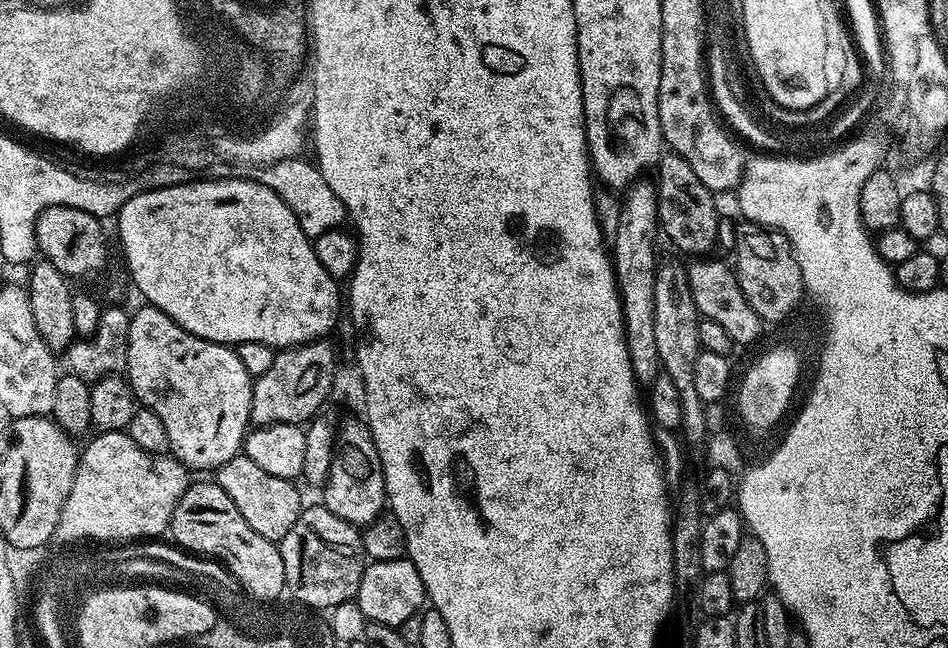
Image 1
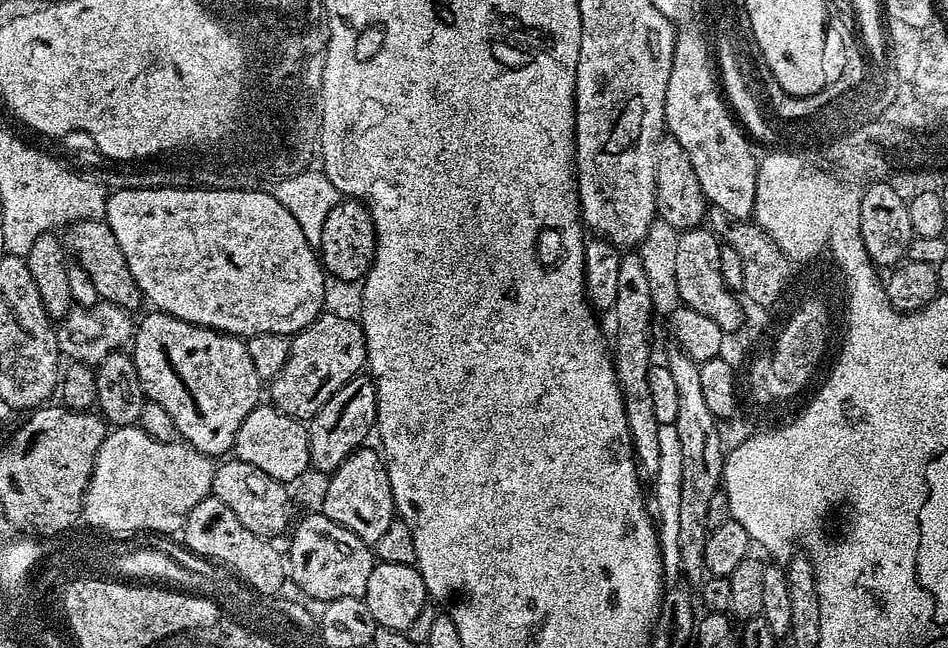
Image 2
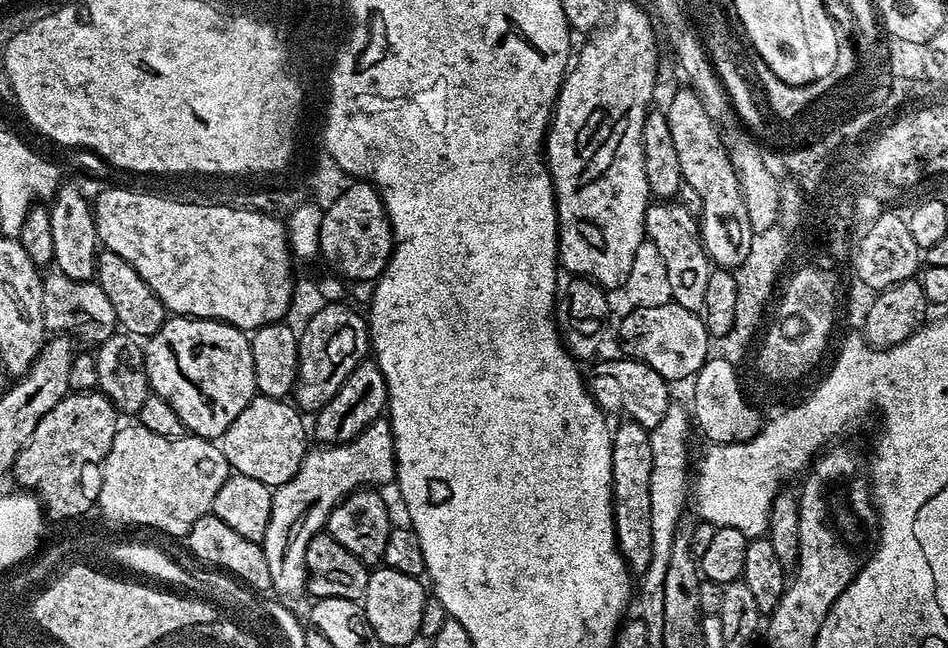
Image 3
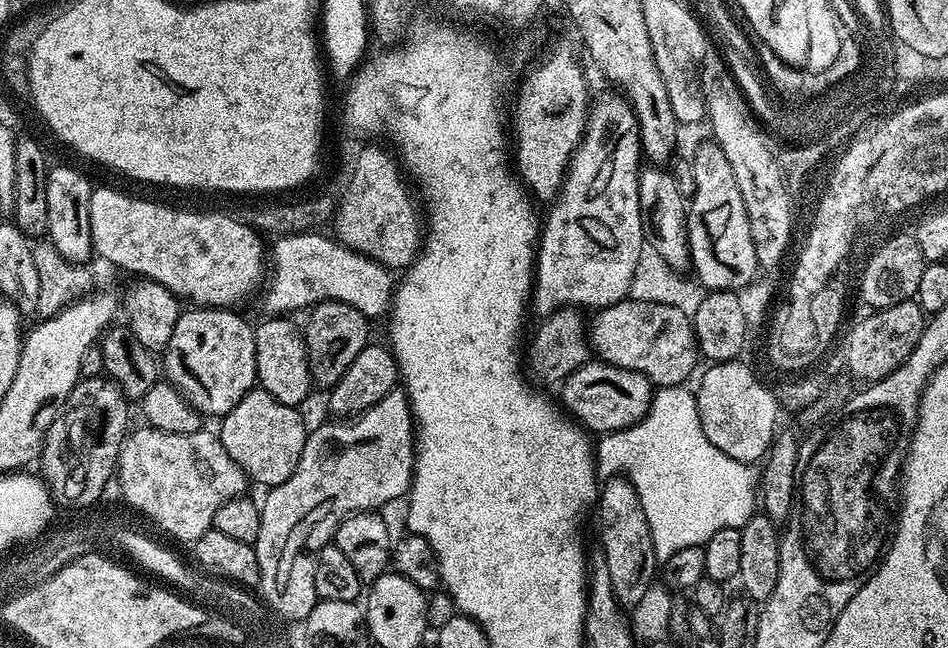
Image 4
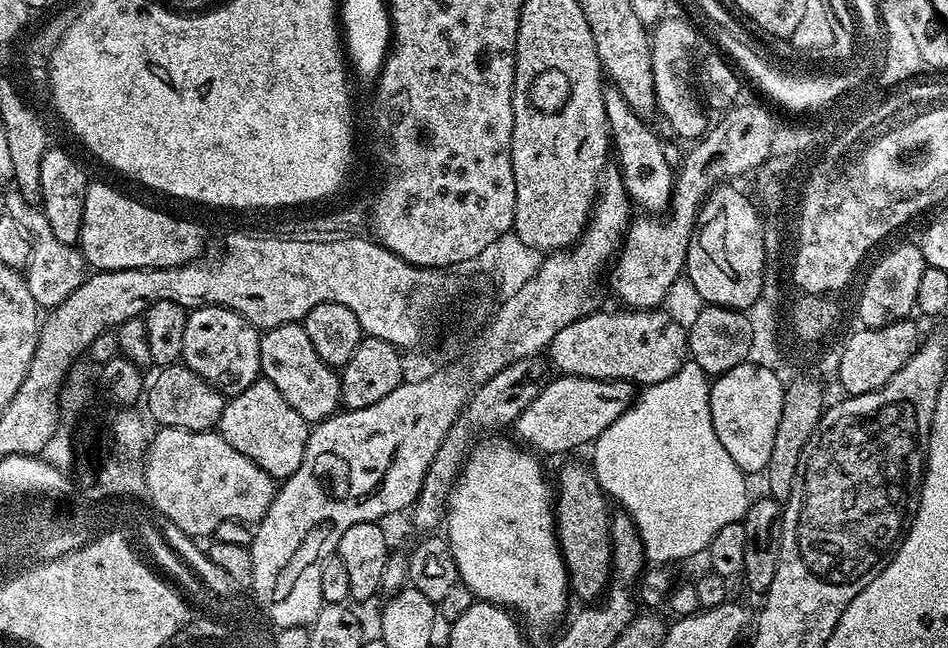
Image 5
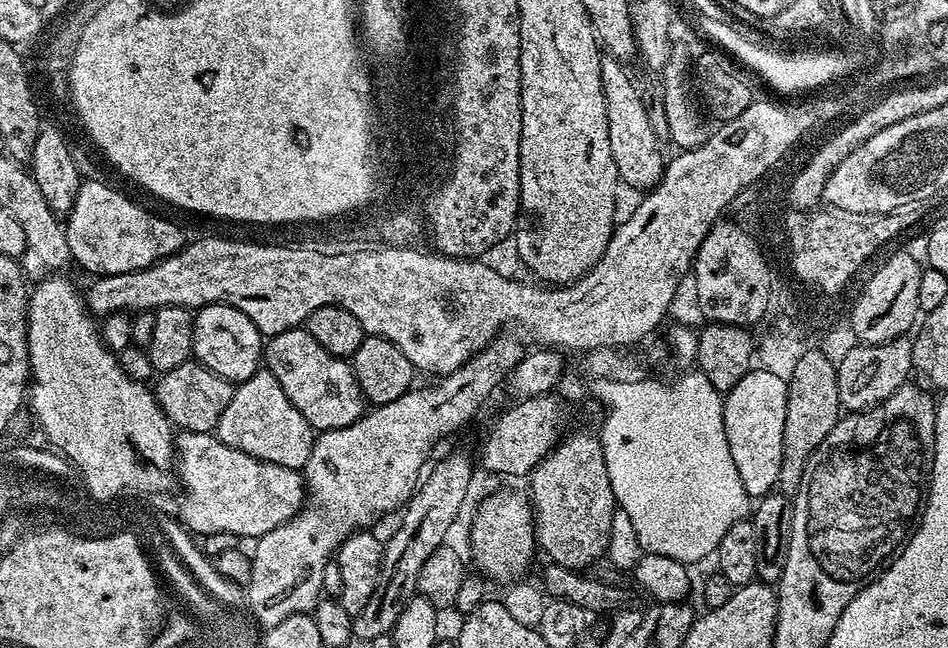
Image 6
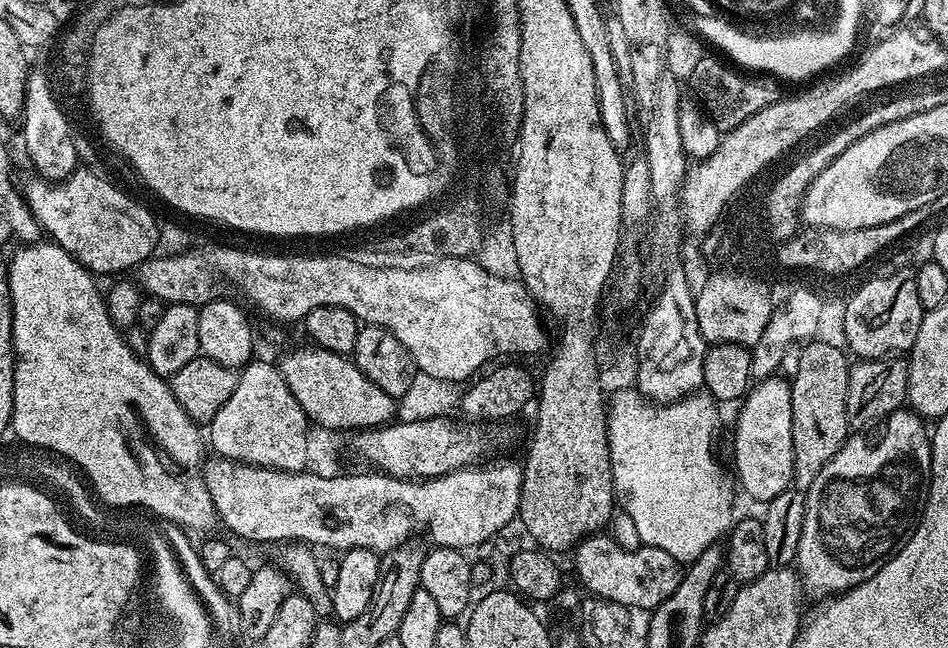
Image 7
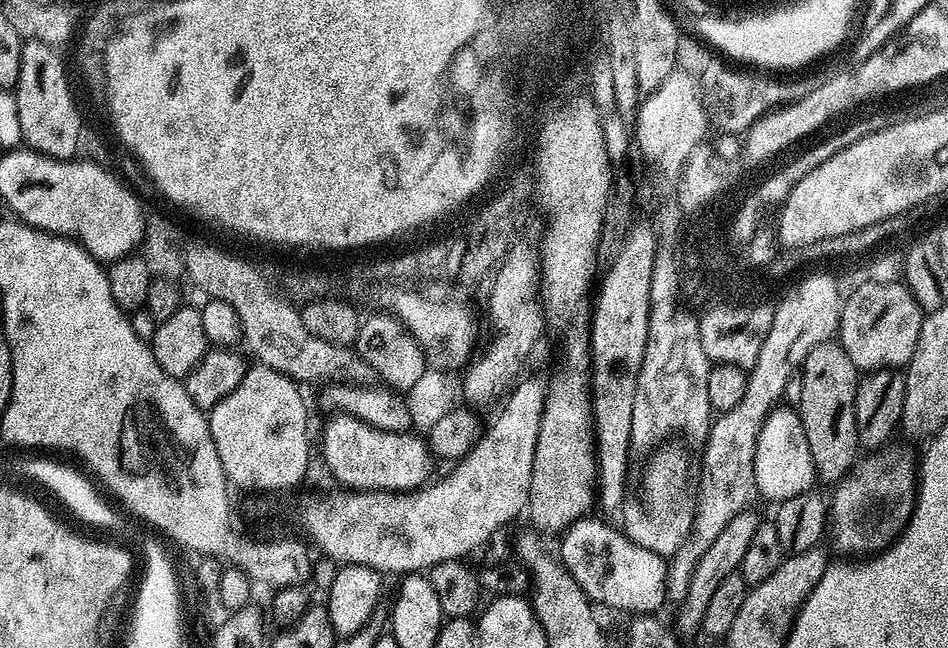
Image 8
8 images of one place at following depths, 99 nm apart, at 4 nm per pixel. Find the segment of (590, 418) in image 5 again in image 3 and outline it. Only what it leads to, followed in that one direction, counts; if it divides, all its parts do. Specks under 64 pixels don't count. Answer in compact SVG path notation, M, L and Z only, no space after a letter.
M621 358L615 363L610 360L602 360L591 365L592 373L589 371L586 376L586 383L589 392L596 400L596 405L605 410L611 409L612 392L620 403L623 415L629 420L638 422L638 426L649 430L656 428L662 418L666 418L666 410L674 402L674 396L670 389L669 381L658 374L658 370L650 370L646 362Z

